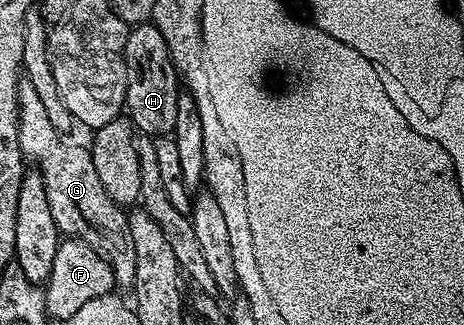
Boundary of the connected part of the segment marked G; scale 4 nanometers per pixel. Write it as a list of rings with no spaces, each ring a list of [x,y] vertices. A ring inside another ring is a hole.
[[[29,82],[18,85],[18,133],[23,157],[35,160],[42,176],[52,218],[63,237],[83,240],[110,263],[115,285],[133,285],[136,278],[136,246],[132,246],[132,230],[127,213],[104,190],[96,166],[92,166],[89,147],[77,148],[52,126],[48,110],[36,98]]]

